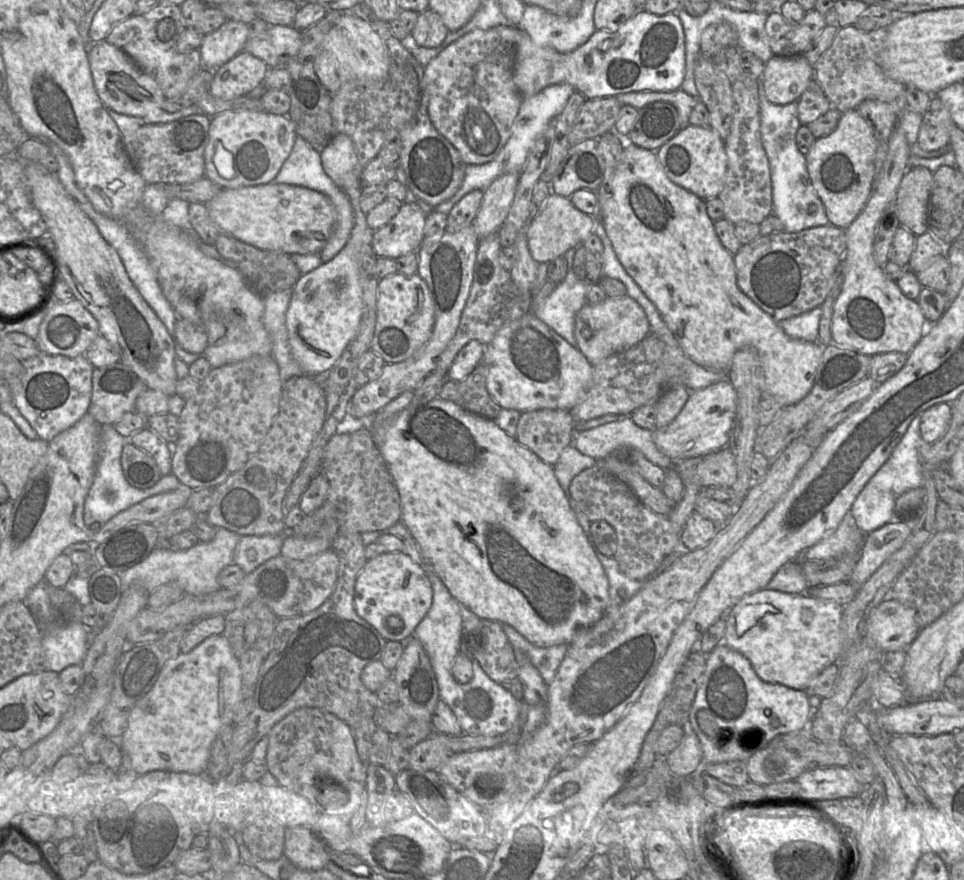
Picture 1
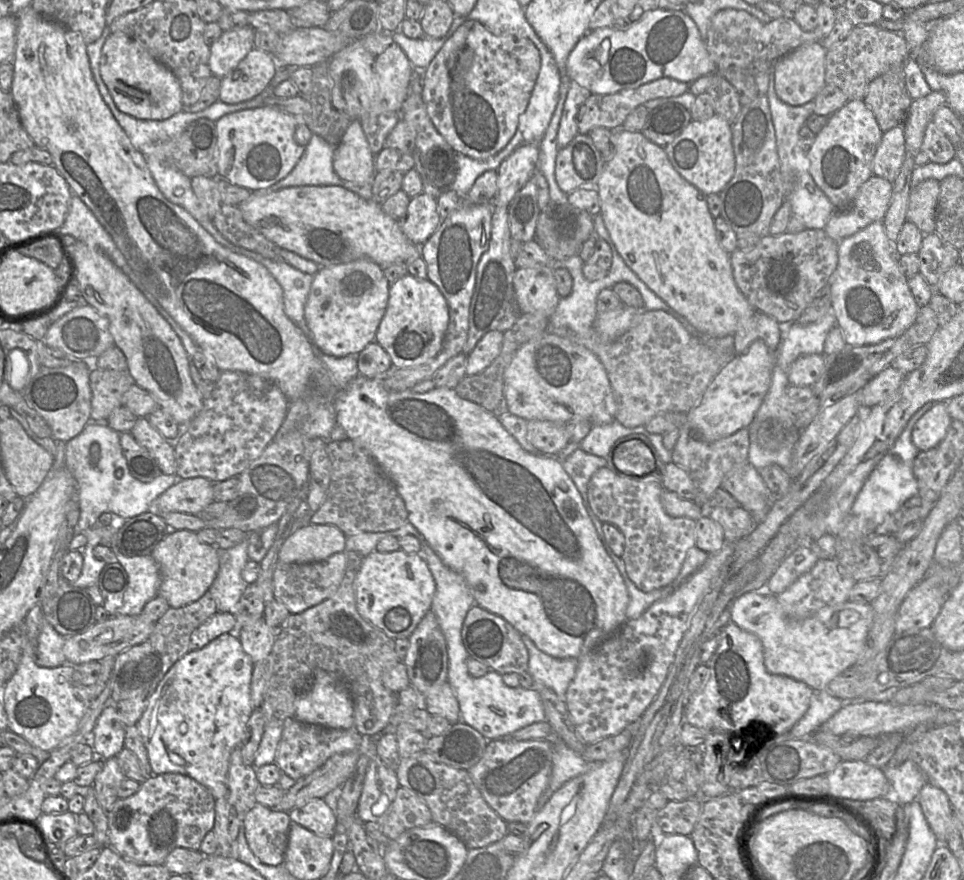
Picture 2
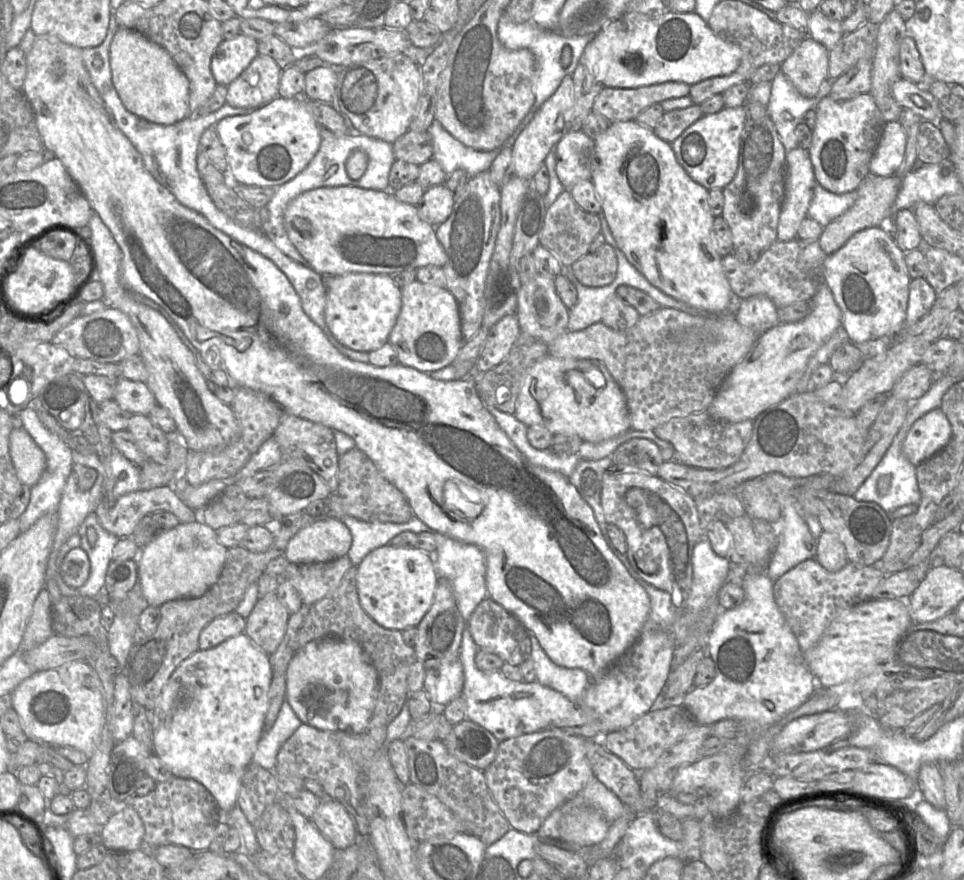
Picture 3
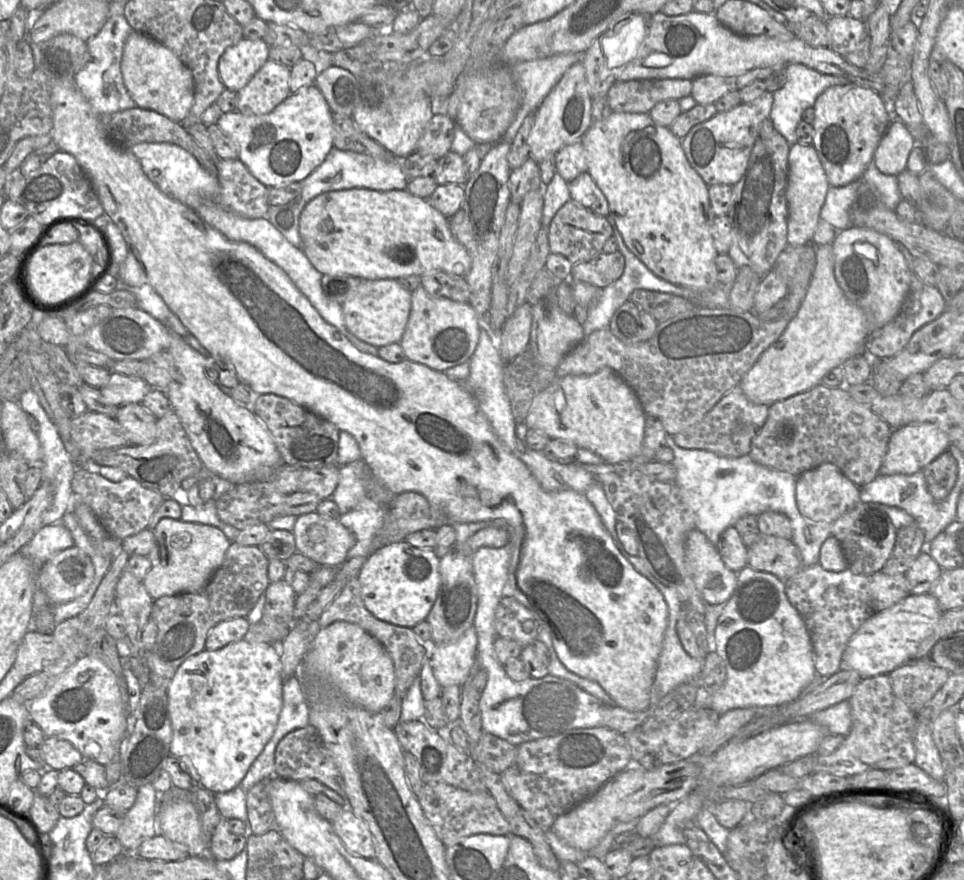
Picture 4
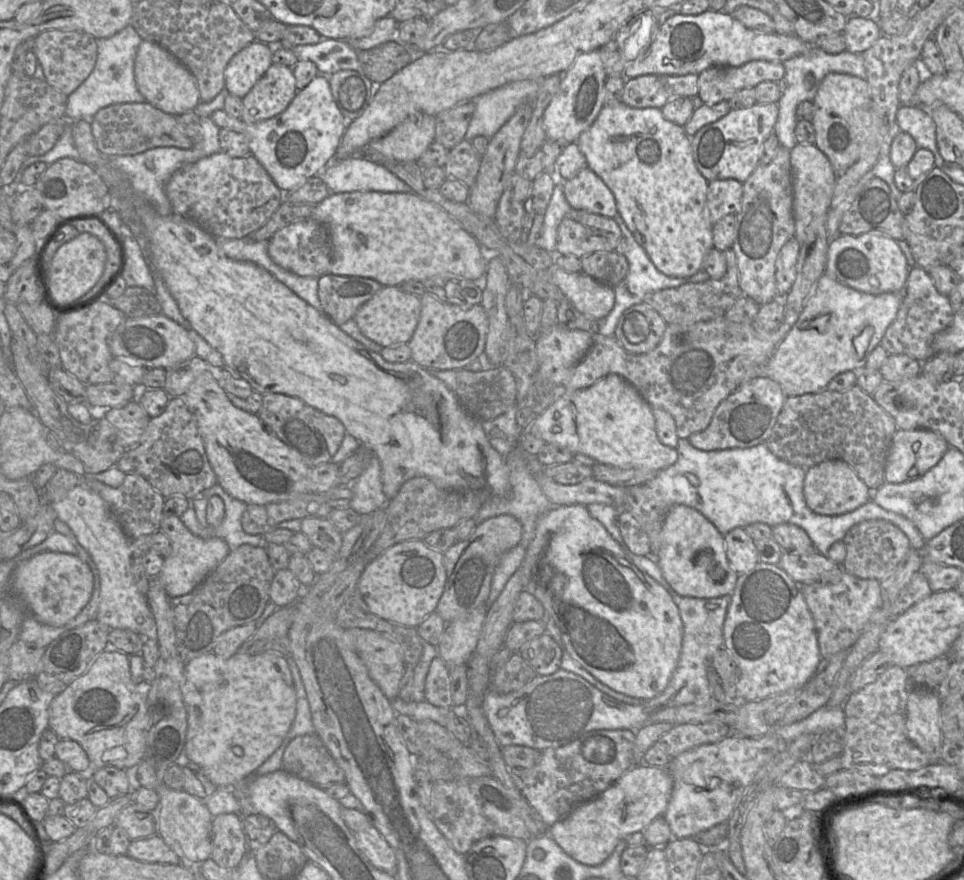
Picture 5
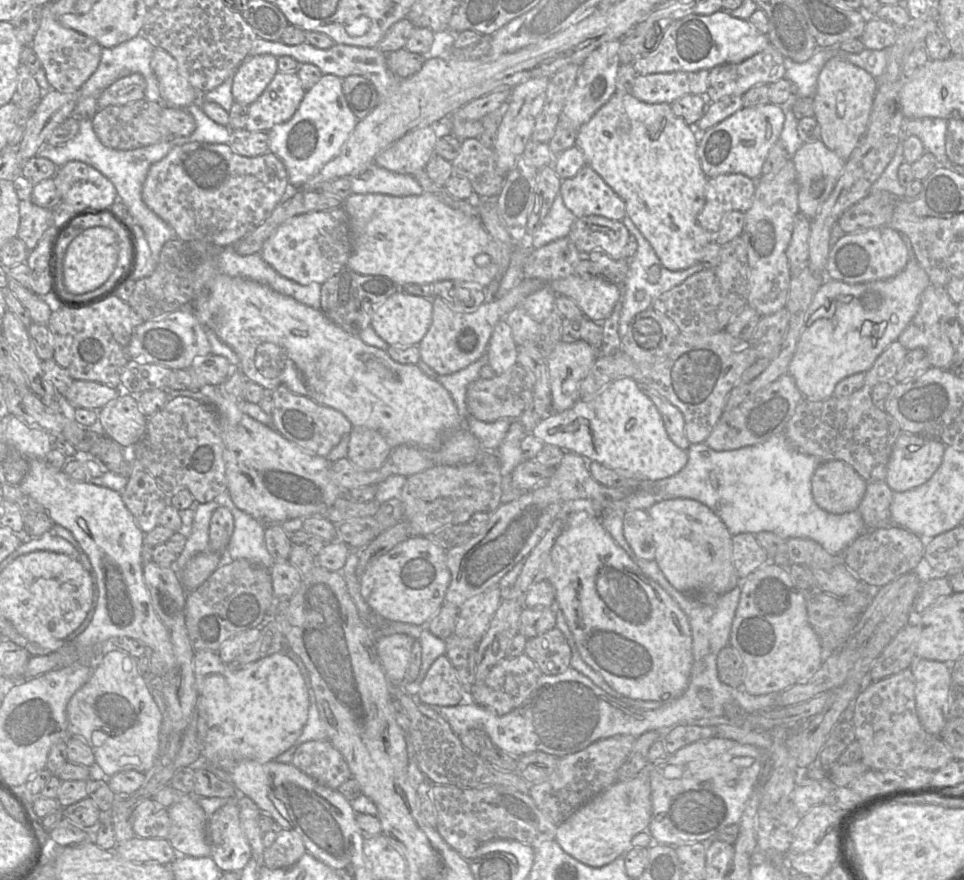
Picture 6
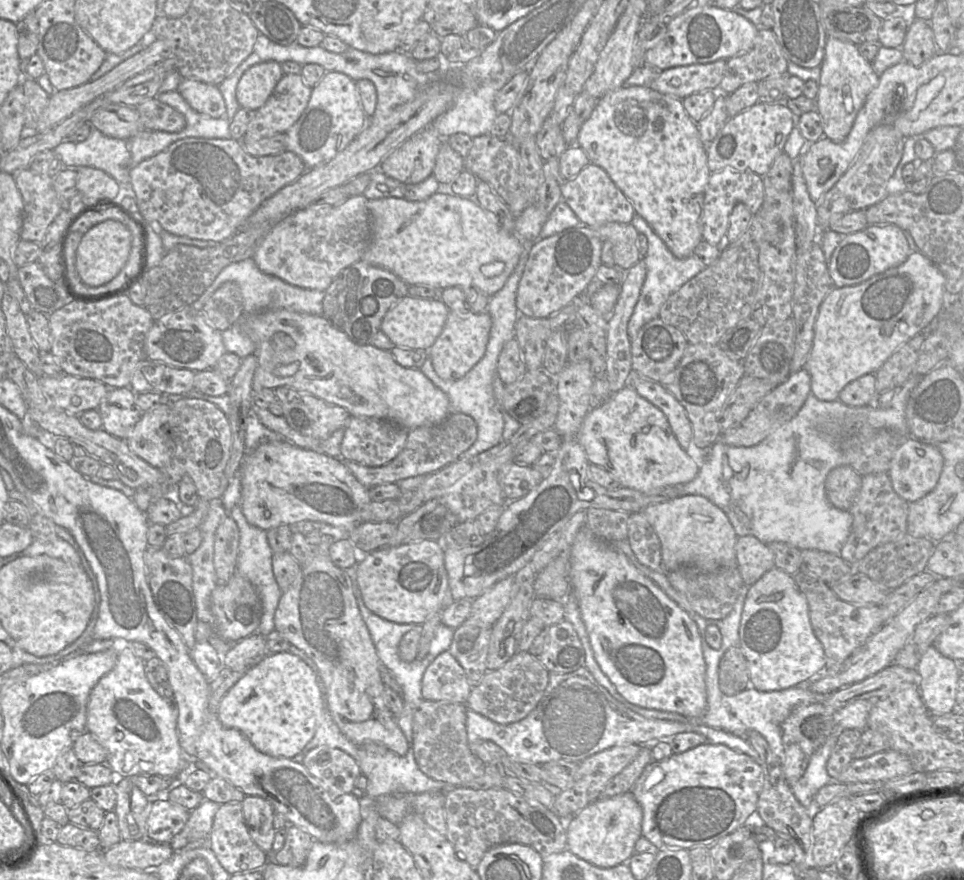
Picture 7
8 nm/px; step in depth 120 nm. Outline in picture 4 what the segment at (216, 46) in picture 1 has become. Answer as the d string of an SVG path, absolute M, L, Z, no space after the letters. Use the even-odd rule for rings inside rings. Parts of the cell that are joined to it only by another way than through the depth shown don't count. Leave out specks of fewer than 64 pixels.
M242 38L236 44L229 46L220 56L218 61L219 76L225 88L235 92L243 88L263 64L270 59L269 49L270 45L268 45L262 38Z

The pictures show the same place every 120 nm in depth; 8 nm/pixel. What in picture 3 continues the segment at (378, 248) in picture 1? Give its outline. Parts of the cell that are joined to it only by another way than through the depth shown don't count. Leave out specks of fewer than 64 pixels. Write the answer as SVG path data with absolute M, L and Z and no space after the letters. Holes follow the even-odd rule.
M445 184L433 186L425 191L416 205L418 216L424 222L437 227L448 219L454 203L455 197Z

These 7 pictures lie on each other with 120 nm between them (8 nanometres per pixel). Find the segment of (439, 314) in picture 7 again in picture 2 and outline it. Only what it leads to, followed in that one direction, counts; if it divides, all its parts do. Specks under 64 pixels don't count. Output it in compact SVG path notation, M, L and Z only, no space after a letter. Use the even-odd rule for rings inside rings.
M367 258L322 267L313 275L304 311L315 349L335 357L358 356L375 340L388 304L390 285L383 269Z

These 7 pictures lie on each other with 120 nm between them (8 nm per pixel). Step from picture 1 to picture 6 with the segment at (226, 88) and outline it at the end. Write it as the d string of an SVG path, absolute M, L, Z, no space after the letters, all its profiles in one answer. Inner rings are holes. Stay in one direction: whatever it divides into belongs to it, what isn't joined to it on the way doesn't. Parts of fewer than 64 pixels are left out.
M278 71L263 93L248 106L249 115L245 128L249 131L269 131L274 125L287 122L295 114L305 92L296 72Z

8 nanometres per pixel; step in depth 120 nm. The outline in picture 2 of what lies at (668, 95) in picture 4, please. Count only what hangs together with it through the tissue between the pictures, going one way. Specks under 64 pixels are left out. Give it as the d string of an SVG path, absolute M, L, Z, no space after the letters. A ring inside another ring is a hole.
M661 78L635 89L622 90L614 94L599 95L591 94L578 115L578 133L587 135L594 128L607 128L609 130L619 130L626 118L638 106L649 100L656 98L668 98L680 96L689 90L689 85L685 82L671 78Z

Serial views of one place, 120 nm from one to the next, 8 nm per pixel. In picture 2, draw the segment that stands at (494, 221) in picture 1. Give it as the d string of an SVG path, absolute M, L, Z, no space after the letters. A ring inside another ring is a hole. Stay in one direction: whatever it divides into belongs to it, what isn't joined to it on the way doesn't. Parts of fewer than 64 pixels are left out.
M539 143L518 147L497 169L497 192L492 206L508 207L515 195L535 175L539 162Z

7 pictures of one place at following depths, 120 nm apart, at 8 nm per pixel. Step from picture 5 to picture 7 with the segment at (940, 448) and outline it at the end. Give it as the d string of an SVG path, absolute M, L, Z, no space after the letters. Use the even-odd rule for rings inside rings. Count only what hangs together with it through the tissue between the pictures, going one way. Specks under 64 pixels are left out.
M906 437L896 449L888 476L893 490L905 501L914 502L936 486L944 465L944 458L935 444L914 437Z

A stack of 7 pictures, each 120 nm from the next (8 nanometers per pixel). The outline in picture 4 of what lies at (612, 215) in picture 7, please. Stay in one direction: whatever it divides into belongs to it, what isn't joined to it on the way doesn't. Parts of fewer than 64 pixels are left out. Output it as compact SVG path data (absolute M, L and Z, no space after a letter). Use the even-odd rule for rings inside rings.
M589 172L582 173L568 184L570 199L576 204L590 210L595 215L607 217L609 205Z

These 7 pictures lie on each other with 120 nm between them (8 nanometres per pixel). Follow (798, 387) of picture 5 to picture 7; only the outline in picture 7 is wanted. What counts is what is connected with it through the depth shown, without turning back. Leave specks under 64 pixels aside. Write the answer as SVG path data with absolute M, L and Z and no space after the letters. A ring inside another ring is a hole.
M920 251L911 252L905 262L851 286L835 287L821 303L814 324L814 339L803 367L811 378L811 393L822 401L838 400L842 389L855 379L875 372L902 344L920 334L948 302L945 277Z

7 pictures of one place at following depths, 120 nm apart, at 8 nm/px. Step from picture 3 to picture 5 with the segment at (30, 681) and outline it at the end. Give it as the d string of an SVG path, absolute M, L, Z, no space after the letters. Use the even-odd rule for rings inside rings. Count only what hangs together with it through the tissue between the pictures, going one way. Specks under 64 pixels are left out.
M103 651L95 658L95 660L83 675L70 683L63 691L54 697L49 706L49 728L53 730L60 739L71 739L79 743L87 753L90 762L93 763L97 768L113 766L119 769L127 769L136 766L143 760L145 752L146 735L148 731L146 694L149 689L150 685L147 682L143 681L140 684L137 684L132 679L129 655L121 651Z

